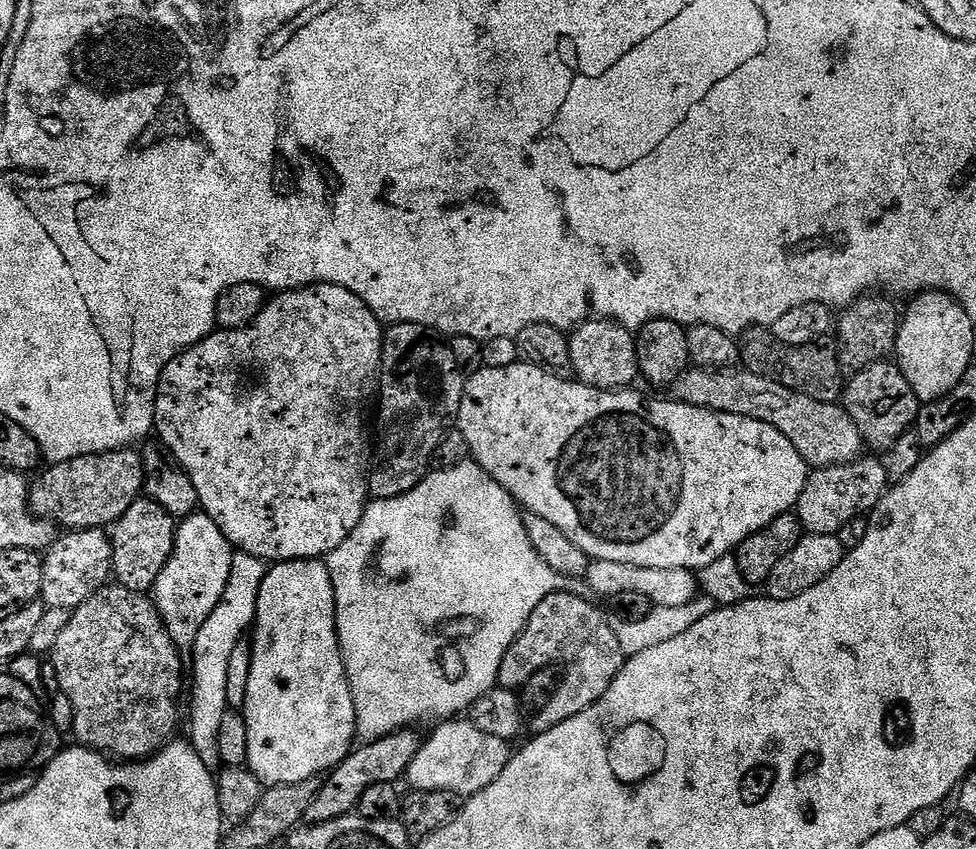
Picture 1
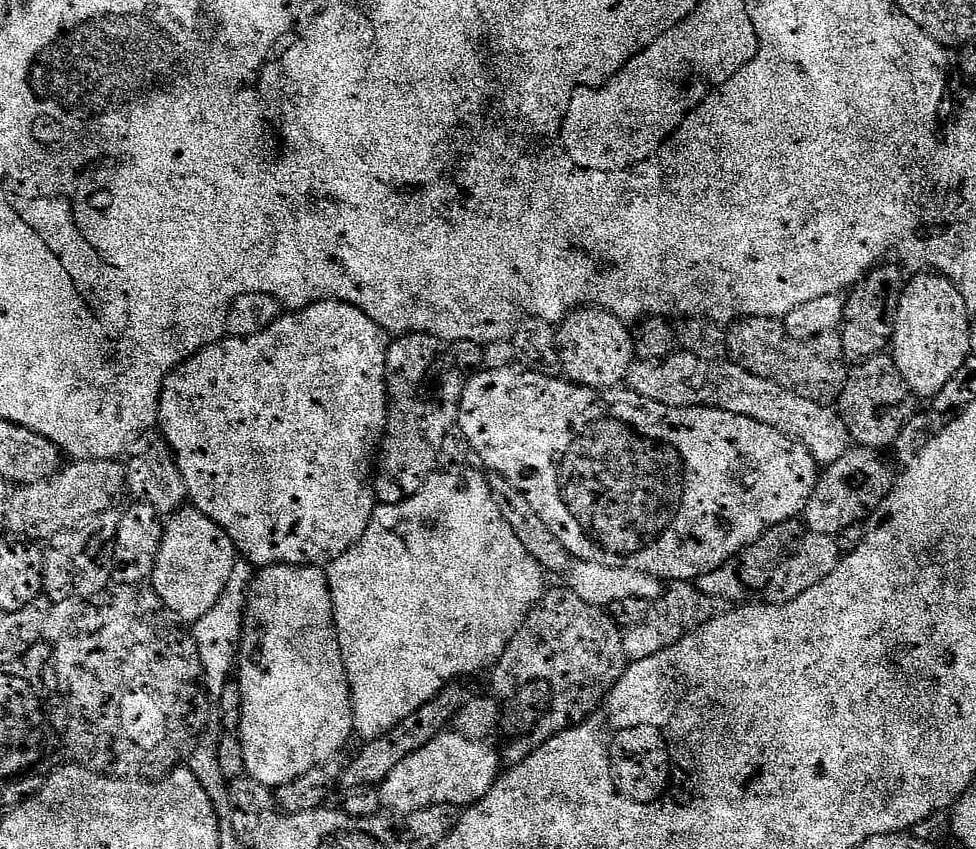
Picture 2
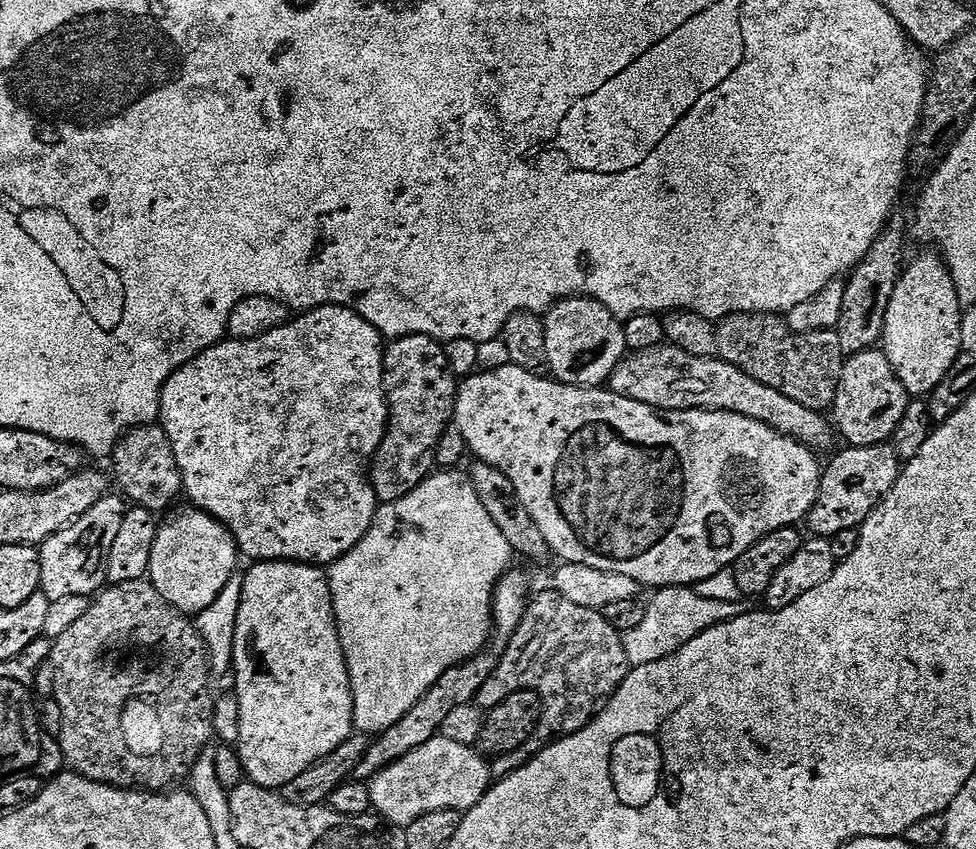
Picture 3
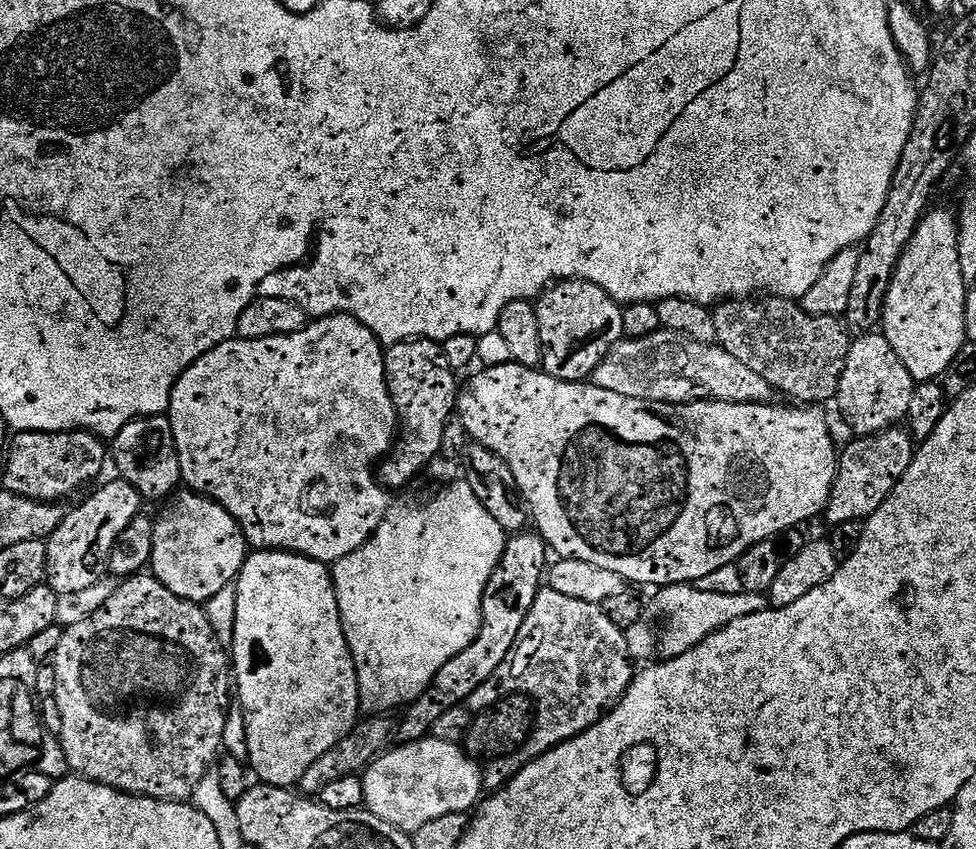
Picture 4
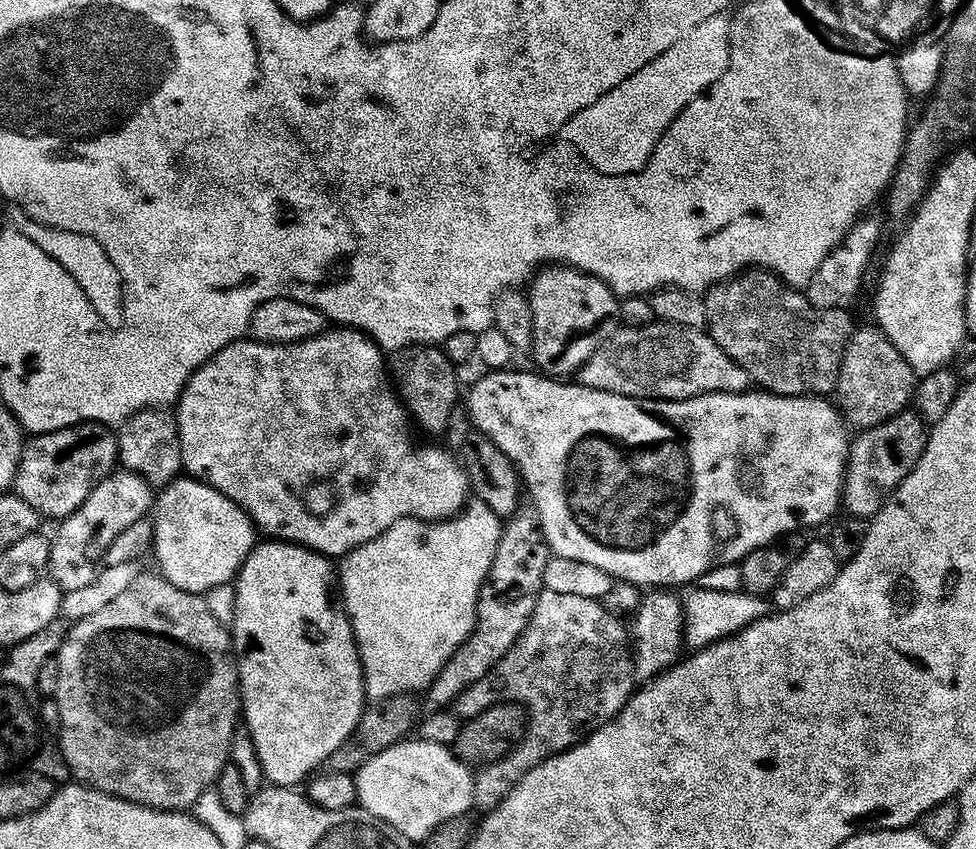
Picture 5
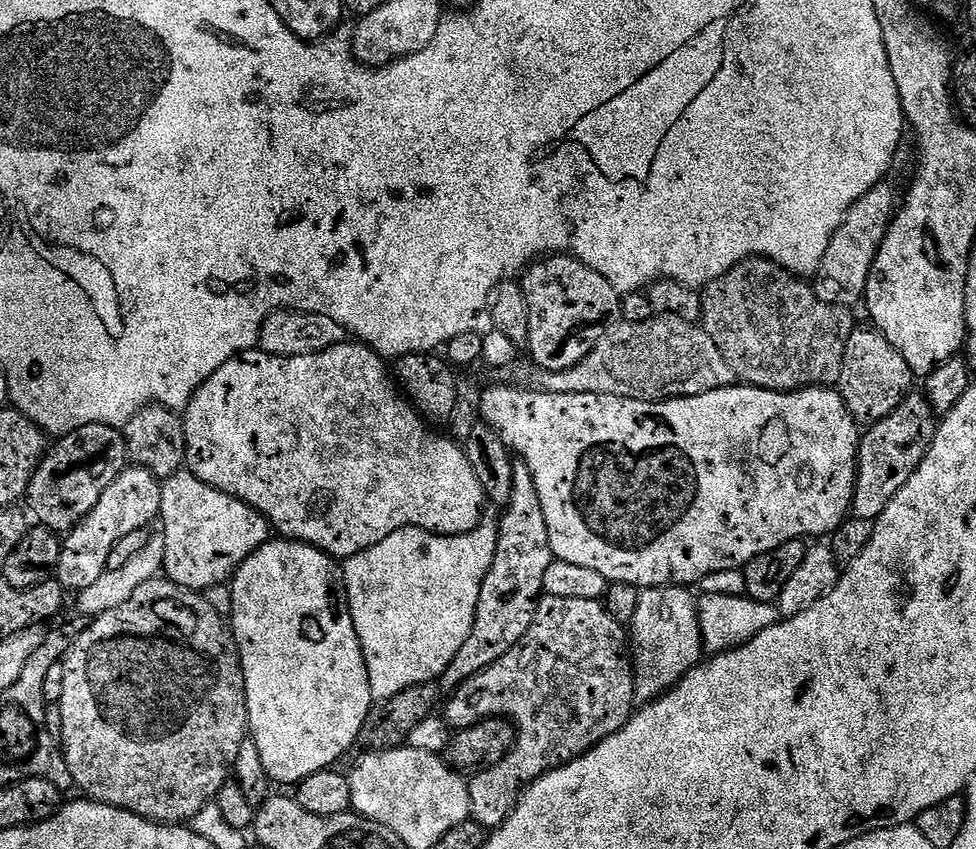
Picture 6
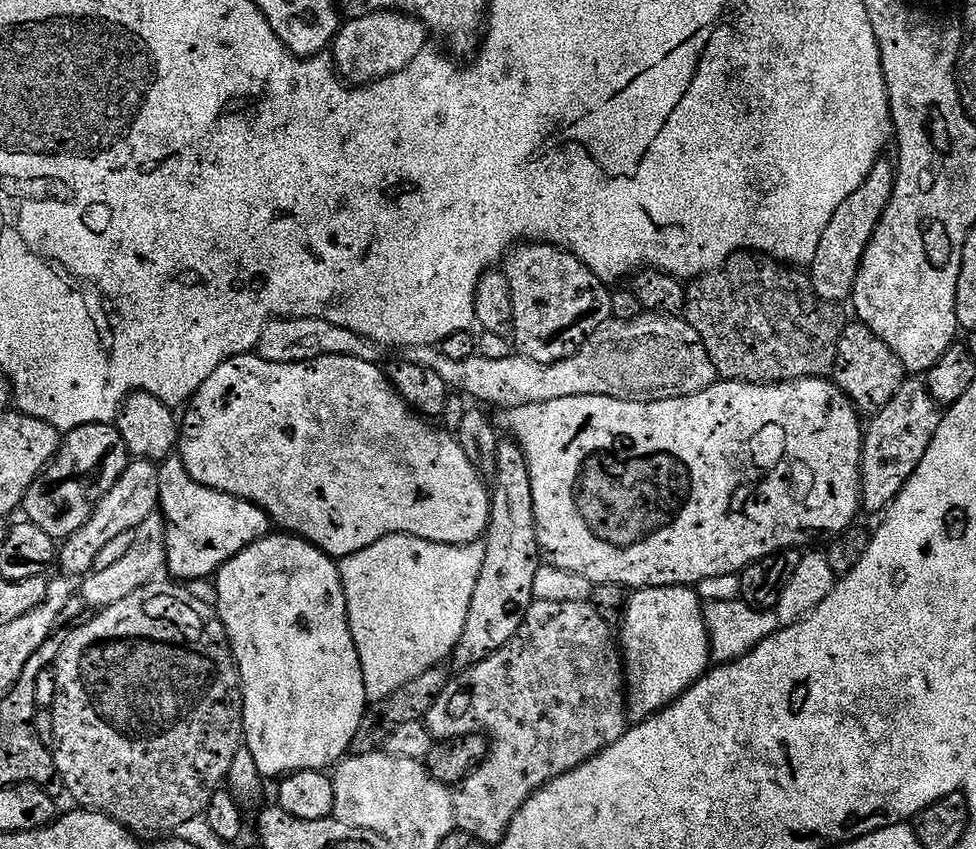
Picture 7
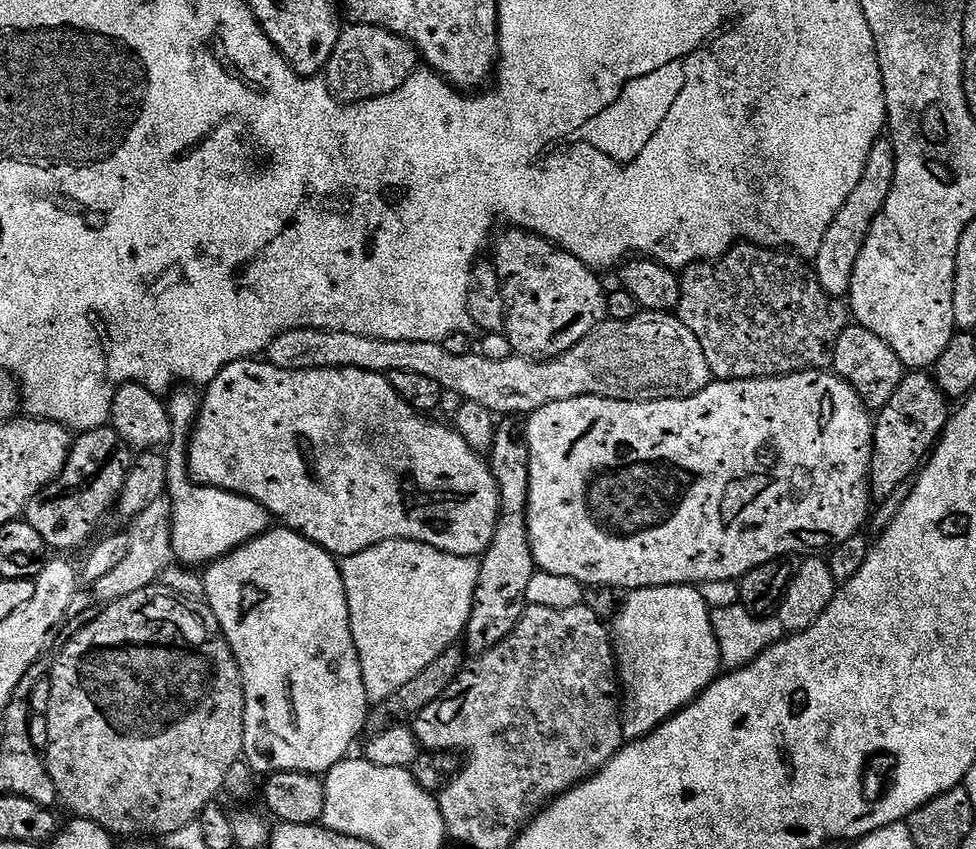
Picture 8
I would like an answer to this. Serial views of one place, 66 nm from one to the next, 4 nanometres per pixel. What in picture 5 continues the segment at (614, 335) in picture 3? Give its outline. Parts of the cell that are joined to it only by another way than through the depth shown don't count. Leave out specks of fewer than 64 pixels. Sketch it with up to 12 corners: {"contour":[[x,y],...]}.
{"contour":[[567,266],[537,271],[530,355],[575,377],[621,327],[621,301]]}

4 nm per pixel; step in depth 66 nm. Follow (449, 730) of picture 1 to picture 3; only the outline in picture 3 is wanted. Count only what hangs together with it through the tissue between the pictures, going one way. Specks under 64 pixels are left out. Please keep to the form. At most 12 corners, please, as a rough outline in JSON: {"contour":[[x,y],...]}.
{"contour":[[435,736],[372,777],[373,809],[407,826],[473,808],[490,787],[471,744]]}

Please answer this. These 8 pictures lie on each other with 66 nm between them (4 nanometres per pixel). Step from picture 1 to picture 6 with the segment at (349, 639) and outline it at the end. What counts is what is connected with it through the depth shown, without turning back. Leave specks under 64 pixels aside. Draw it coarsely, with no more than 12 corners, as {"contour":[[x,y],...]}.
{"contour":[[403,528],[343,561],[377,701],[451,669],[492,565]]}

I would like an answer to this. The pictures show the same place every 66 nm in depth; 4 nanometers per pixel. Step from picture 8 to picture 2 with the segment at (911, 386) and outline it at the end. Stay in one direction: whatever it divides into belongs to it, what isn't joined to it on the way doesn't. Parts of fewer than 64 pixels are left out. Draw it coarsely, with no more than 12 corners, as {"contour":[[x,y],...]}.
{"contour":[[853,446],[819,473],[802,513],[836,536],[867,521],[893,473],[877,449]]}

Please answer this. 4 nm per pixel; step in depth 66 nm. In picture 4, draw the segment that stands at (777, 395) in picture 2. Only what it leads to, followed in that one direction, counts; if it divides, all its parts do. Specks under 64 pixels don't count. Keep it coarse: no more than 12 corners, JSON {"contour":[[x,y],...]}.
{"contour":[[667,330],[621,340],[590,380],[625,398],[767,404],[726,349]]}

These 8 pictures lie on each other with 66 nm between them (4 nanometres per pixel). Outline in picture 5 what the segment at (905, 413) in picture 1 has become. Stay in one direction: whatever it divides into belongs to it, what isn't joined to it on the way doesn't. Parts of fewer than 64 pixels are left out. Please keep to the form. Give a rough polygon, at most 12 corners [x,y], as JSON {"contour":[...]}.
{"contour":[[879,327],[844,347],[835,395],[856,430],[913,403],[912,367]]}

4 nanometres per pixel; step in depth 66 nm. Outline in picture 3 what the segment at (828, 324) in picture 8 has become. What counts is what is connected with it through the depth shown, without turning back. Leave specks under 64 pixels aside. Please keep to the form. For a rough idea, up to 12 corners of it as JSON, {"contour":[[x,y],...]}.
{"contour":[[733,312],[719,355],[828,410],[846,359],[839,331],[794,332],[775,312]]}

